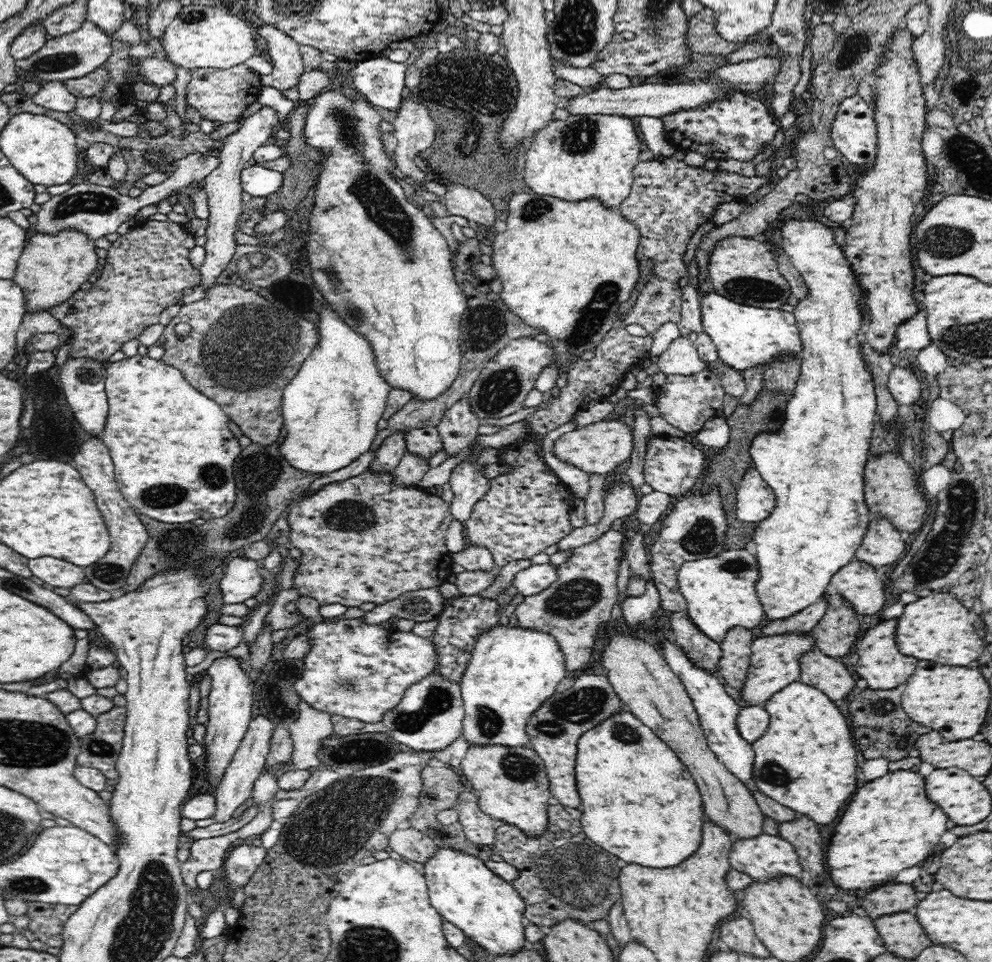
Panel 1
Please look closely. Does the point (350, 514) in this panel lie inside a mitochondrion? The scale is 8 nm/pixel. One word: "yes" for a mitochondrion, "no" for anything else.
yes

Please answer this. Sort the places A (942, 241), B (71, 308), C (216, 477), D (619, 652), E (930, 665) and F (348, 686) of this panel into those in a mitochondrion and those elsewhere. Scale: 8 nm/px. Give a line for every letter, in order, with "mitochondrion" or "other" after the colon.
A: mitochondrion
B: other
C: mitochondrion
D: other
E: other
F: mitochondrion

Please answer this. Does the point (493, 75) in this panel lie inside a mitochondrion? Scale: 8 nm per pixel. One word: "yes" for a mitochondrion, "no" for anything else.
yes

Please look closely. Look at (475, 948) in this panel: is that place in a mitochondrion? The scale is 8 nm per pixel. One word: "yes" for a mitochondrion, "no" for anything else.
no

